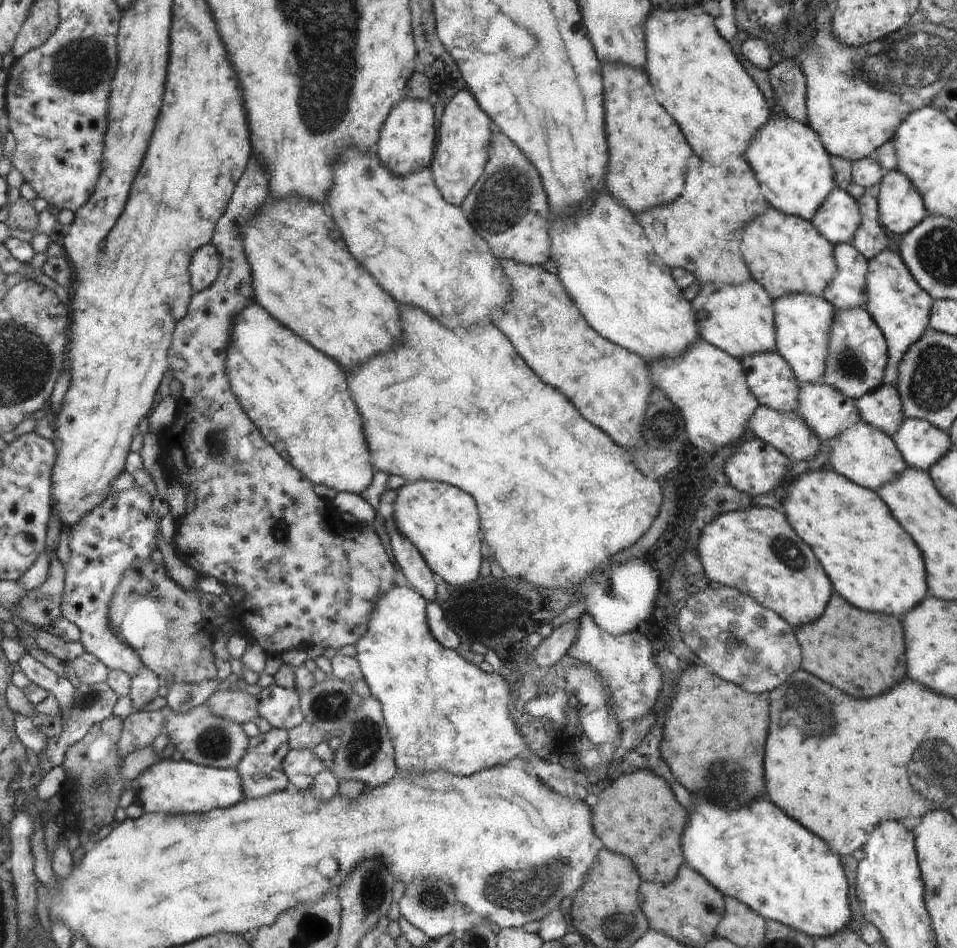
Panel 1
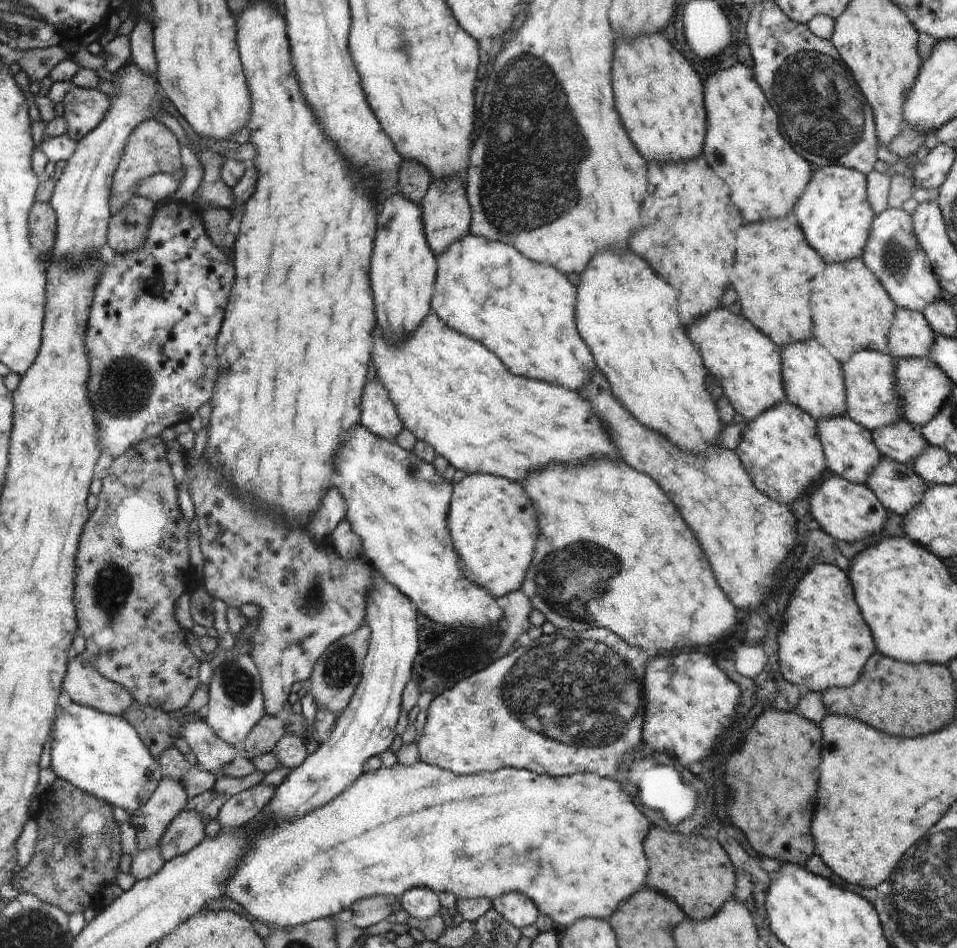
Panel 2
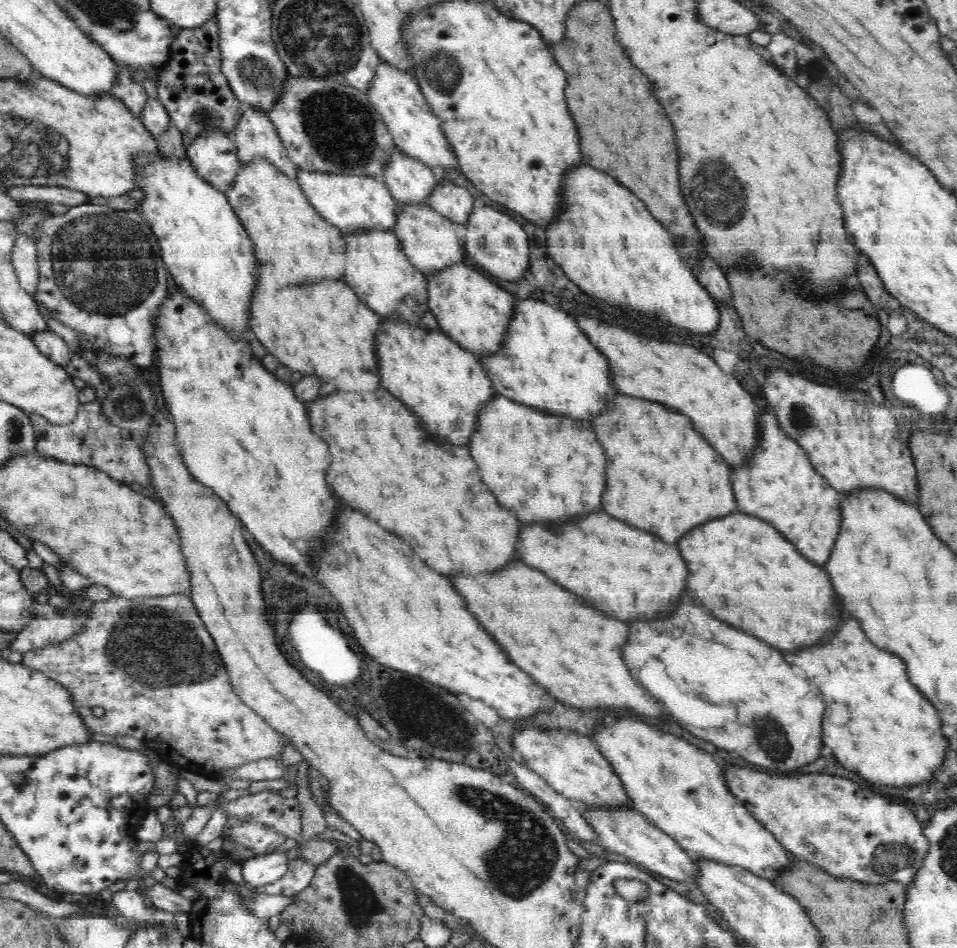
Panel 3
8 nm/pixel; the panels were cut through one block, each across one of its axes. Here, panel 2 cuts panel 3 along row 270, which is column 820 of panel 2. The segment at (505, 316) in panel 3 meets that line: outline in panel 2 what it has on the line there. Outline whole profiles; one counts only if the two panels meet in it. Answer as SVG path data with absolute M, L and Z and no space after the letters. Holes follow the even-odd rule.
M789 401L780 402L759 418L748 421L734 452L742 460L755 486L775 502L784 502L787 506L793 506L796 500L808 494L828 471L818 423Z

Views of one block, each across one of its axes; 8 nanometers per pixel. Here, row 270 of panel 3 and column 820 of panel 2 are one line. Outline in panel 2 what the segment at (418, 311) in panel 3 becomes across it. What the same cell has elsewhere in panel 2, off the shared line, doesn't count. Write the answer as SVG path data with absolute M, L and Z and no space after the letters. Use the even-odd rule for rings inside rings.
M814 338L808 342L794 342L781 348L783 360L783 384L786 388L787 401L806 411L814 420L846 415L847 386L843 366L828 354Z

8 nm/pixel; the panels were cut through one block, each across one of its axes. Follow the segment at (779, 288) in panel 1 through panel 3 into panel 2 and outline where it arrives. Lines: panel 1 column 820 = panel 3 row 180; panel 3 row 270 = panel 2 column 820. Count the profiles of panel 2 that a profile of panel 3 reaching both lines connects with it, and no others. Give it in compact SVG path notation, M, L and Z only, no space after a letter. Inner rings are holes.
M862 258L828 264L820 278L808 282L810 288L810 332L816 330L816 340L828 346L840 364L846 363L860 350L869 349L889 355L891 324L898 307L887 294ZM814 322L816 326L814 326ZM814 326L814 330L812 330Z

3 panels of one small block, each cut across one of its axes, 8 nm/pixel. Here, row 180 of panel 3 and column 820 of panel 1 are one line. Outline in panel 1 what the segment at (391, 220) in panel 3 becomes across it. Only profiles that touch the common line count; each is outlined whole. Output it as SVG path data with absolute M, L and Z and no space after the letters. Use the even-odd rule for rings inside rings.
M793 294L773 300L775 304L777 350L792 366L796 379L801 384L824 382L828 366L828 348L833 321L837 310L827 299L810 294Z

